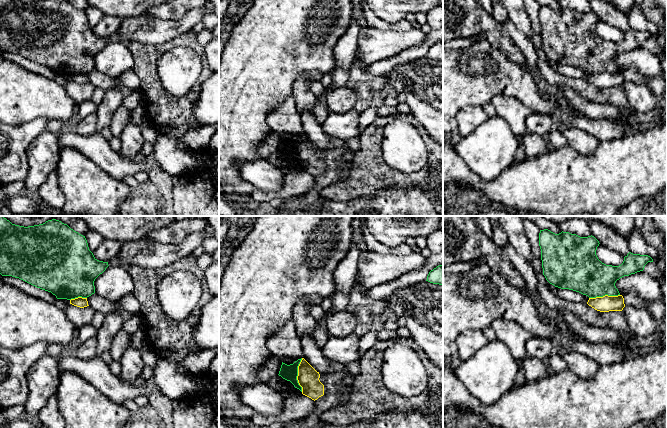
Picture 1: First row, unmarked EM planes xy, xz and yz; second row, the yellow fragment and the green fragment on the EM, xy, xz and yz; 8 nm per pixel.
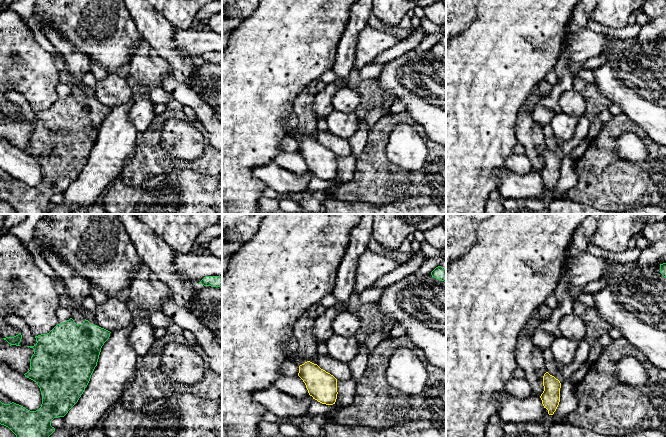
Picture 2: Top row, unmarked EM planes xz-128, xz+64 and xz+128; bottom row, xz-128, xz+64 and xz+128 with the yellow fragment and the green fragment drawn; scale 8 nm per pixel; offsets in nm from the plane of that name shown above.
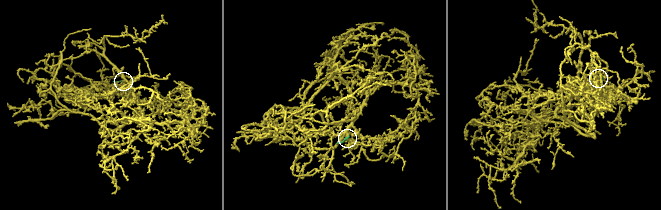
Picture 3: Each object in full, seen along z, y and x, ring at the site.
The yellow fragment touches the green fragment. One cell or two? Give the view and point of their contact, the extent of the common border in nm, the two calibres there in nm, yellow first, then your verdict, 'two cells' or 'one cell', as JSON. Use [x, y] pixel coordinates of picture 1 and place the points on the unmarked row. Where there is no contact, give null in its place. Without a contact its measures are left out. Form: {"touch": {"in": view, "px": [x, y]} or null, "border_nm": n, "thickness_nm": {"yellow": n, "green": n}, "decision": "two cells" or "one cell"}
{"touch": {"in": "xz", "px": [298, 151]}, "border_nm": 280, "thickness_nm": {"yellow": 180, "green": 130}, "decision": "two cells"}

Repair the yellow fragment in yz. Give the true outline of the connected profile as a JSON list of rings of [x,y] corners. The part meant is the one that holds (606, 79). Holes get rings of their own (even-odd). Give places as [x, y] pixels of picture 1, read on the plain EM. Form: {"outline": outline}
{"outline": [[[622,71],[589,74],[587,80],[600,88],[622,87],[625,83]]]}

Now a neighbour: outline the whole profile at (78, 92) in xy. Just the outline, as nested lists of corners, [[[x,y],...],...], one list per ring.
[[[70,80],[65,87],[70,98],[74,100],[77,105],[91,99],[94,88],[90,82],[80,84],[72,80]]]

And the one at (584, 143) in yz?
[[[566,127],[563,133],[568,145],[580,155],[592,155],[599,146],[599,141],[591,134],[575,127]]]

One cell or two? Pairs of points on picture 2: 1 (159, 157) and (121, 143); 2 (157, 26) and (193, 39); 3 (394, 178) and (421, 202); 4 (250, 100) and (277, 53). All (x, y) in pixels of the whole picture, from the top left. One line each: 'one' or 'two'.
1: two
2: two
3: two
4: one

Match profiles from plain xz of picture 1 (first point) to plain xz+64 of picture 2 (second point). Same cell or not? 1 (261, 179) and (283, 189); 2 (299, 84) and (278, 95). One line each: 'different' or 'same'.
1: same
2: different

